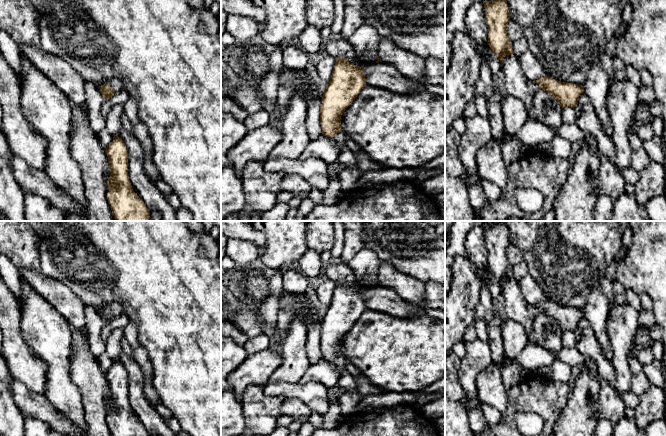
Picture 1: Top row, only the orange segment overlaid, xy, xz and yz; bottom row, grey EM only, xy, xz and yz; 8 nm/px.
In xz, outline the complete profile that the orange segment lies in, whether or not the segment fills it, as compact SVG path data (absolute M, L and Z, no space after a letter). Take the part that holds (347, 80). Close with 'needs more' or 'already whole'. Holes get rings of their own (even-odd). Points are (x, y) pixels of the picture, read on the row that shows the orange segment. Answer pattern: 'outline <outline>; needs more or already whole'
outline M335 58L331 79L322 96L320 124L322 134L333 138L340 152L348 146L347 135L341 129L341 116L365 85L365 75L359 66L346 58Z; needs more

